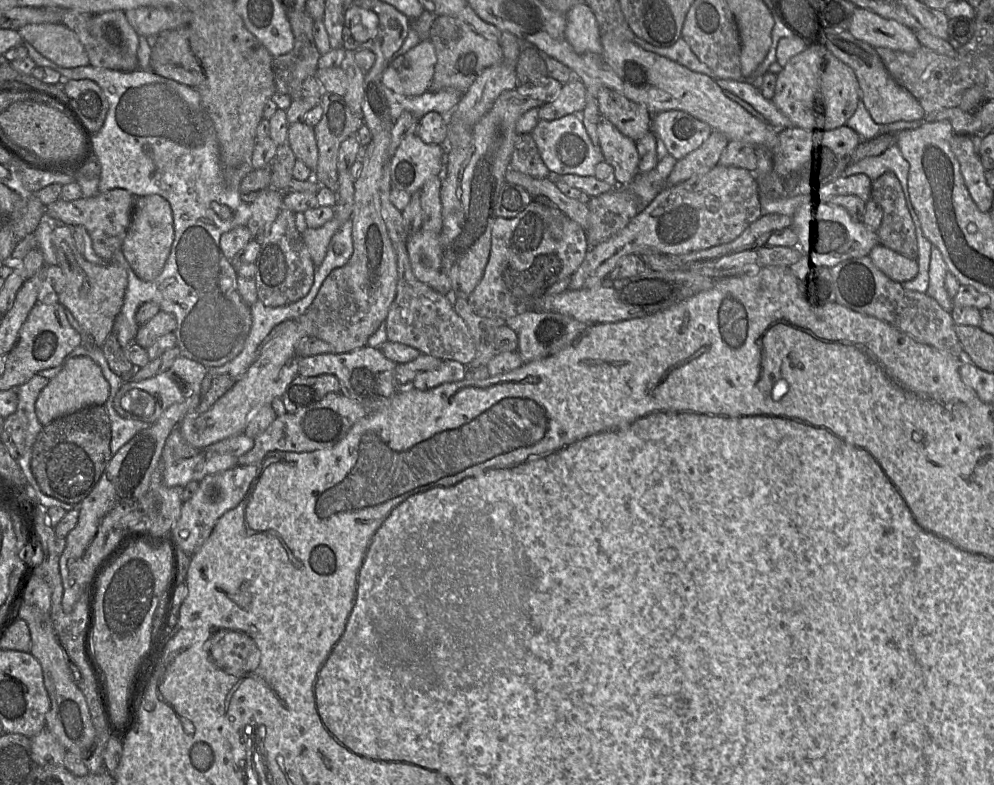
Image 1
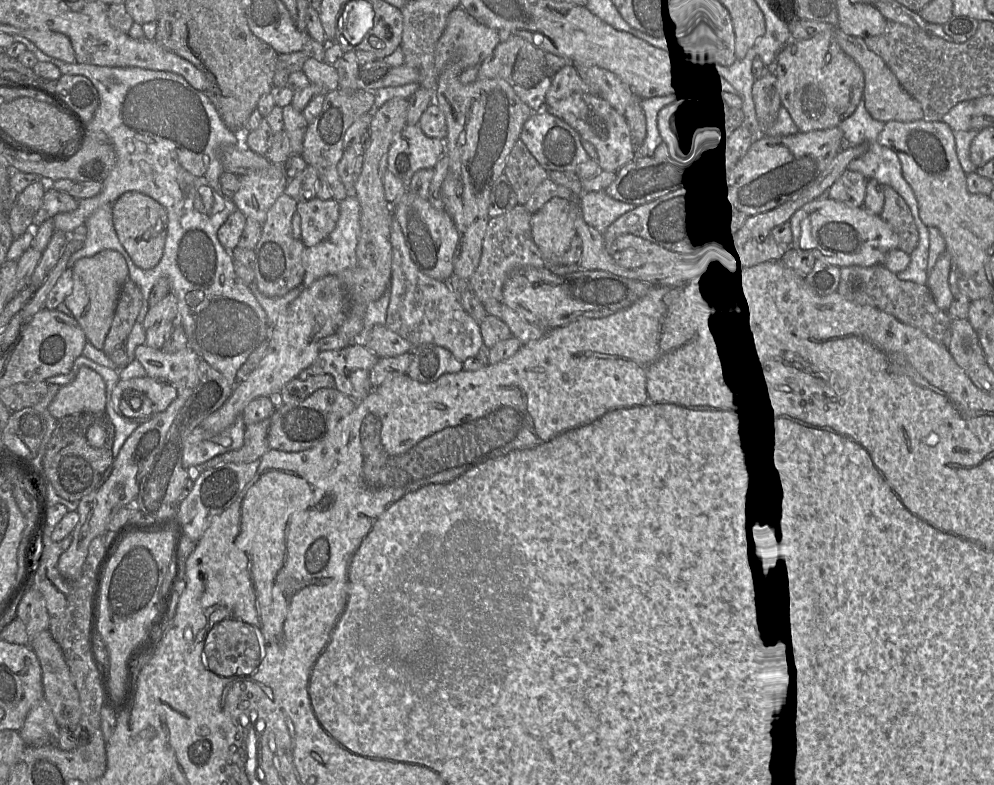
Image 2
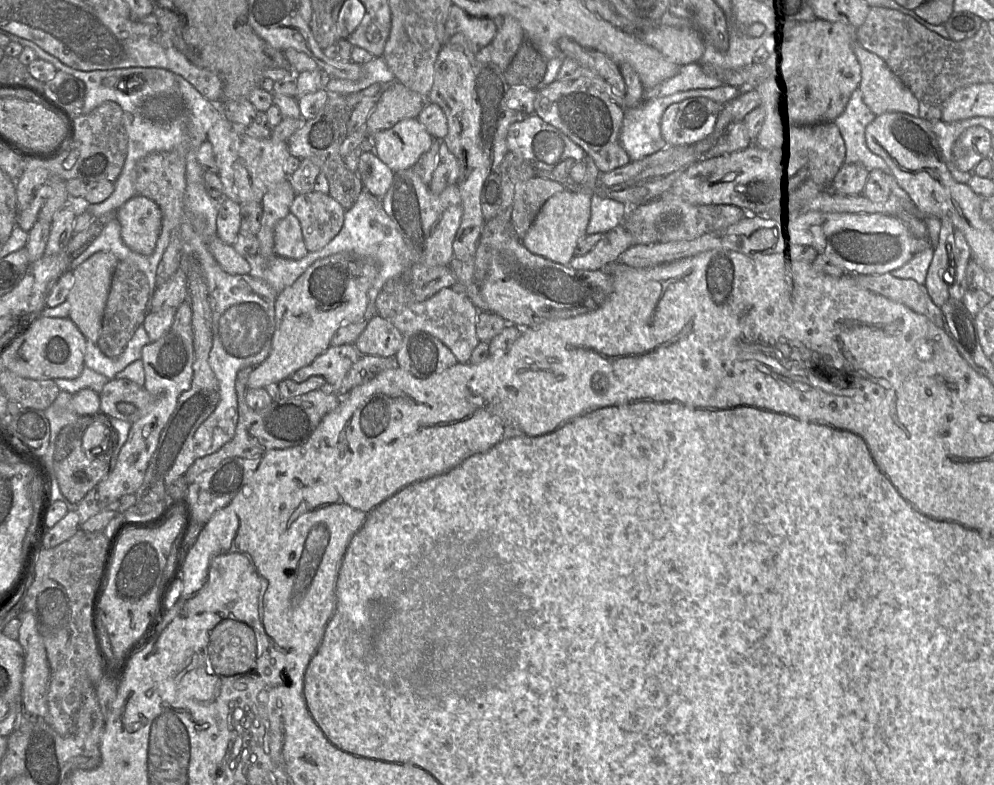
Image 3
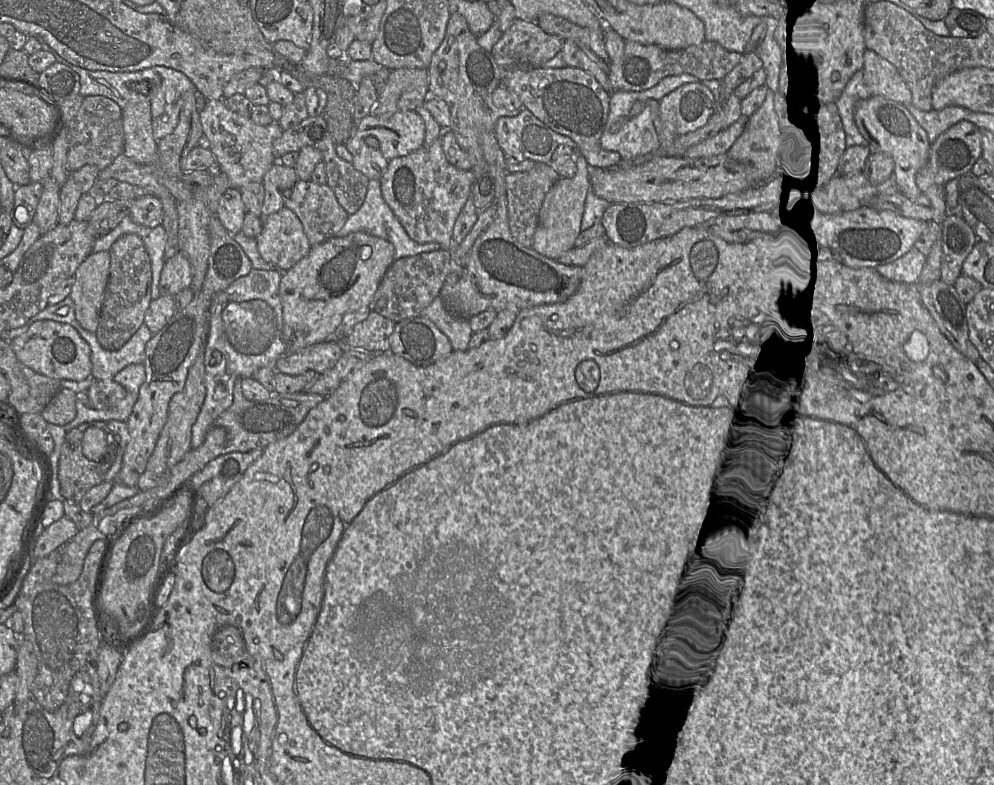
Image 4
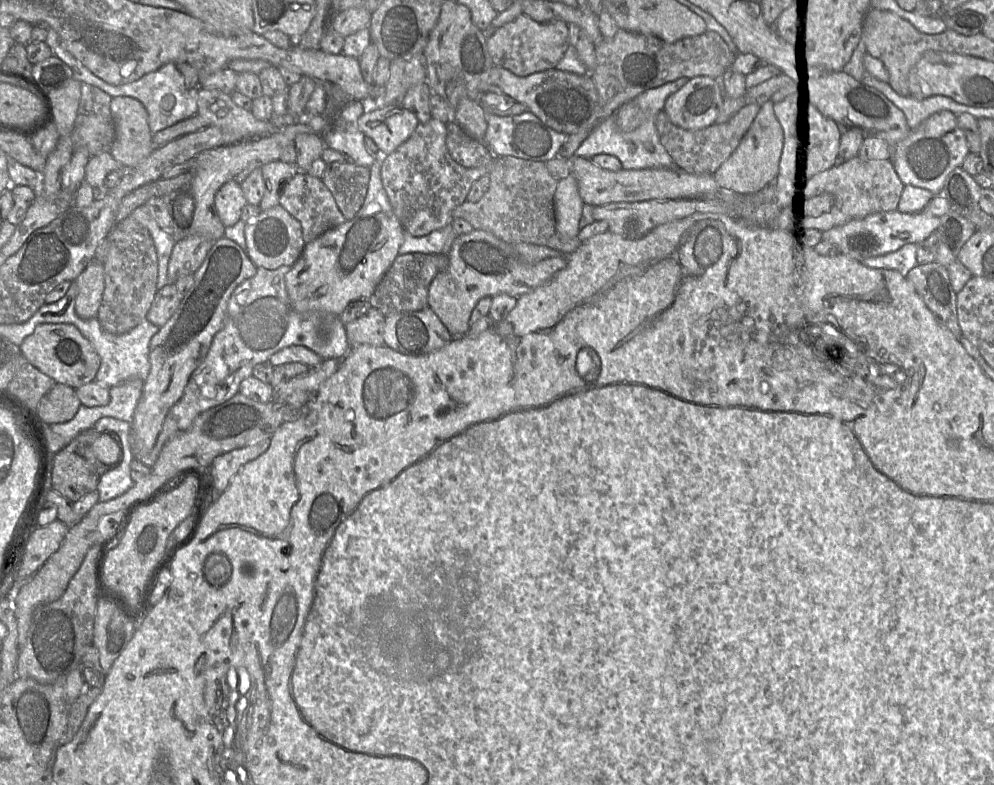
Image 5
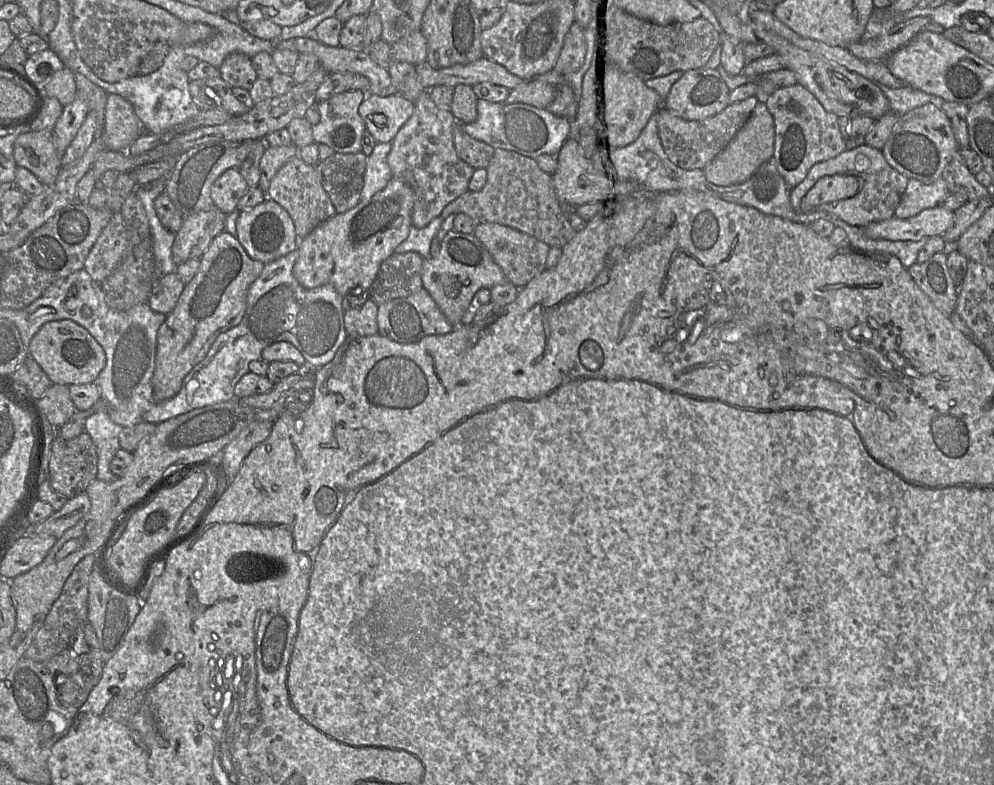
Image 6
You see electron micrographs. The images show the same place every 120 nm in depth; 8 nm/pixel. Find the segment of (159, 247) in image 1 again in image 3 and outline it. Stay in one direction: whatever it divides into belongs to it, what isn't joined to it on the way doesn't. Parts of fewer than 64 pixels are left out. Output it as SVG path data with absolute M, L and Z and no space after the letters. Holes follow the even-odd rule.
M137 194L118 208L116 218L127 247L144 256L151 255L162 227L162 213L158 204Z

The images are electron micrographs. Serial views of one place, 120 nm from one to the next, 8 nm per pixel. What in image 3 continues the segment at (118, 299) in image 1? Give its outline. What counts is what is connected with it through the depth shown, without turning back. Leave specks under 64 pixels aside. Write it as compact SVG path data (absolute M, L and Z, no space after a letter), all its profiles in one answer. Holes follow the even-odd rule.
M98 251L73 270L74 284L66 299L70 303L69 318L84 337L95 344L99 339L112 276L118 262L119 259L113 253Z

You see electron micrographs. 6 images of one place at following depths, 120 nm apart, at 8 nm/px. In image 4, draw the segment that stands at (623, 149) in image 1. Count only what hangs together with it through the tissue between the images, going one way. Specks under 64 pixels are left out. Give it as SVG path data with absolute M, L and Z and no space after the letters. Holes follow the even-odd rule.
M575 67L536 68L506 74L502 85L516 93L524 107L541 122L571 138L590 167L608 169L621 162L618 152L601 147L600 139L609 117L610 93L590 73Z

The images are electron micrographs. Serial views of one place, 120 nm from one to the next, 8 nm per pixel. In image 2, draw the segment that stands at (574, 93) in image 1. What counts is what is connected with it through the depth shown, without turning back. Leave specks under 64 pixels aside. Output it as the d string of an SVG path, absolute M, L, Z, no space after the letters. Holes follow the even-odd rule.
M568 62L552 77L551 86L546 94L546 107L577 92L590 93L590 89L583 82L576 67Z

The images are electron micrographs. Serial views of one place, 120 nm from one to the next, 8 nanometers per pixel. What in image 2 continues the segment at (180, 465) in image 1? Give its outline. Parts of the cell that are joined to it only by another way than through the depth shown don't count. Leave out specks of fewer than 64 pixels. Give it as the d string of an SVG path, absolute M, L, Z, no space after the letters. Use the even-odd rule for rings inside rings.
M243 416L220 433L211 433L197 426L183 442L182 464L188 469L197 467L213 457L241 448L244 444Z

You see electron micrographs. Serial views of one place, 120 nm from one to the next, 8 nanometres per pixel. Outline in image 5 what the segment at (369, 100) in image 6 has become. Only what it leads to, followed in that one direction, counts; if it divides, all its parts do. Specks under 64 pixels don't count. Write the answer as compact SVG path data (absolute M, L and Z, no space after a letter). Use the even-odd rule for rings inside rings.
M402 105L378 106L358 119L359 129L374 140L383 156L402 145L419 123L415 113Z

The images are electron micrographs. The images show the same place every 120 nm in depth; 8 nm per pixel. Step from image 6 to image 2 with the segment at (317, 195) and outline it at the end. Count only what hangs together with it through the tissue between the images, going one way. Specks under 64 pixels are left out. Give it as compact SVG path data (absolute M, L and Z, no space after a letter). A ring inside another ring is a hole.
M318 197L297 203L296 213L301 217L301 240L306 248L313 247L335 229L339 219L339 201Z

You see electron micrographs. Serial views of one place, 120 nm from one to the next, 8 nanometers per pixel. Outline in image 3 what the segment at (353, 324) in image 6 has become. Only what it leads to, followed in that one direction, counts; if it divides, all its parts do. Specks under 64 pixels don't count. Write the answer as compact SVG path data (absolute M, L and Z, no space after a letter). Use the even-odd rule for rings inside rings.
M375 314L354 345L362 355L395 357L402 340L403 334L390 320Z

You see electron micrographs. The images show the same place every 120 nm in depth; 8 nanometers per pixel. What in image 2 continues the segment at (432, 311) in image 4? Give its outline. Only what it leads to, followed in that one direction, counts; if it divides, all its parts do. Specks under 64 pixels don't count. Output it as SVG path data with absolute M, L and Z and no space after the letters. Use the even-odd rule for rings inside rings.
M393 216L389 241L392 247L392 274L386 326L413 346L434 344L444 347L462 363L468 358L476 356L484 344L478 322L464 310L445 282L424 275L417 268L409 255L401 226Z

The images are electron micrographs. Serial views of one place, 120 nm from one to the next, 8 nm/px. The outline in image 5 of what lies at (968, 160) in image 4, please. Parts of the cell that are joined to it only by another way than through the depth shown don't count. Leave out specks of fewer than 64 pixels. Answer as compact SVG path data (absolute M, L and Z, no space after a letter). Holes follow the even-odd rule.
M940 111L925 119L916 129L892 148L892 163L904 185L929 190L938 196L949 173L962 165L969 153L967 138L951 111Z

